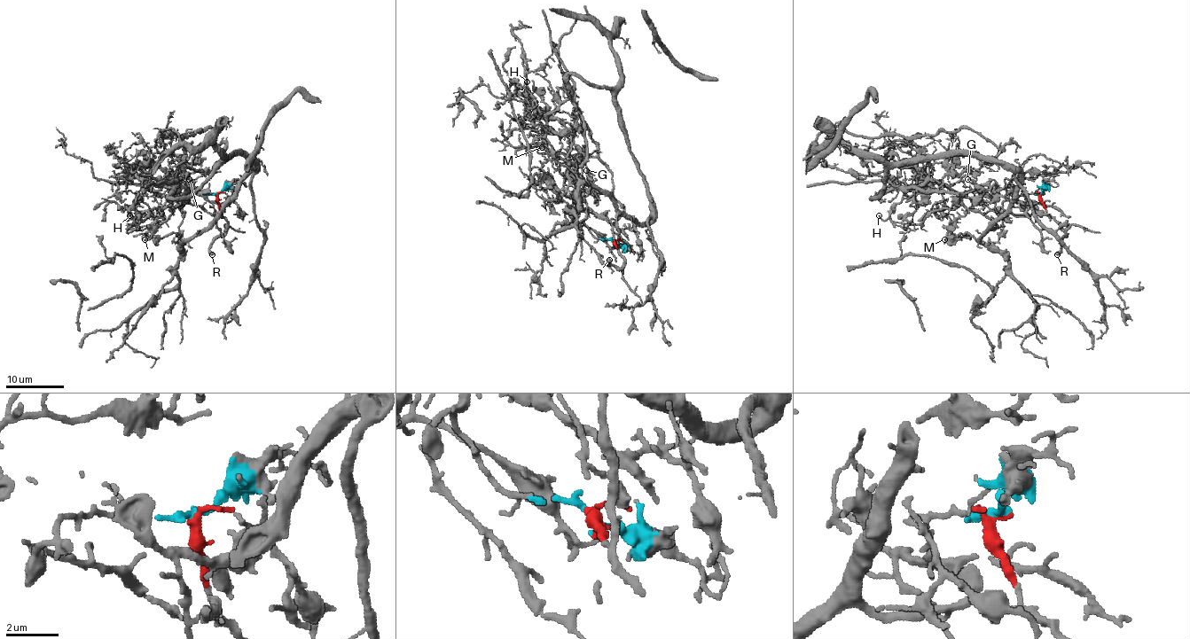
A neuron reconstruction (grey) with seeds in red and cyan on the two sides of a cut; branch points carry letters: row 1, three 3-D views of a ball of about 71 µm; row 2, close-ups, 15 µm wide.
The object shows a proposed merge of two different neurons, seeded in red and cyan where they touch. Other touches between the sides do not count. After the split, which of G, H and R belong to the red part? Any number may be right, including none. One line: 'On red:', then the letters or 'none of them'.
On red: R

